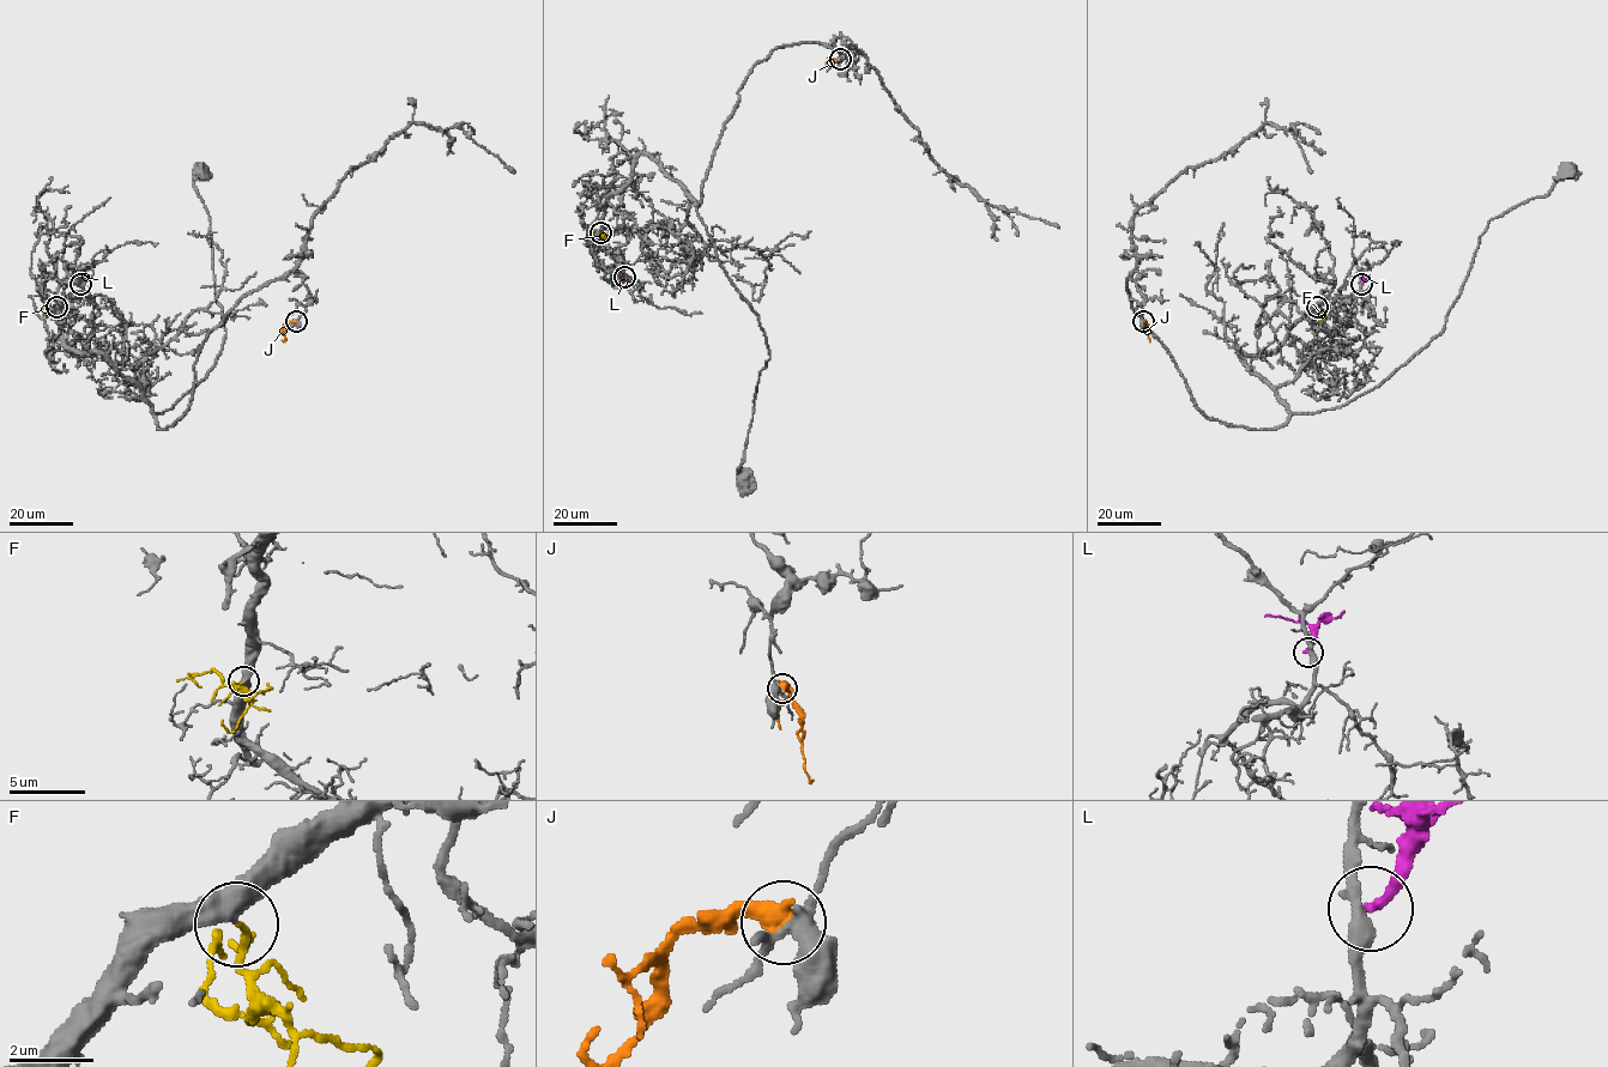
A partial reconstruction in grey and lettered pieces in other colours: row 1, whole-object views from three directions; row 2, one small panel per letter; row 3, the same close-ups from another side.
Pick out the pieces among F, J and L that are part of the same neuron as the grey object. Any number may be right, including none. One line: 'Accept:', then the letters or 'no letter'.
Accept: F

